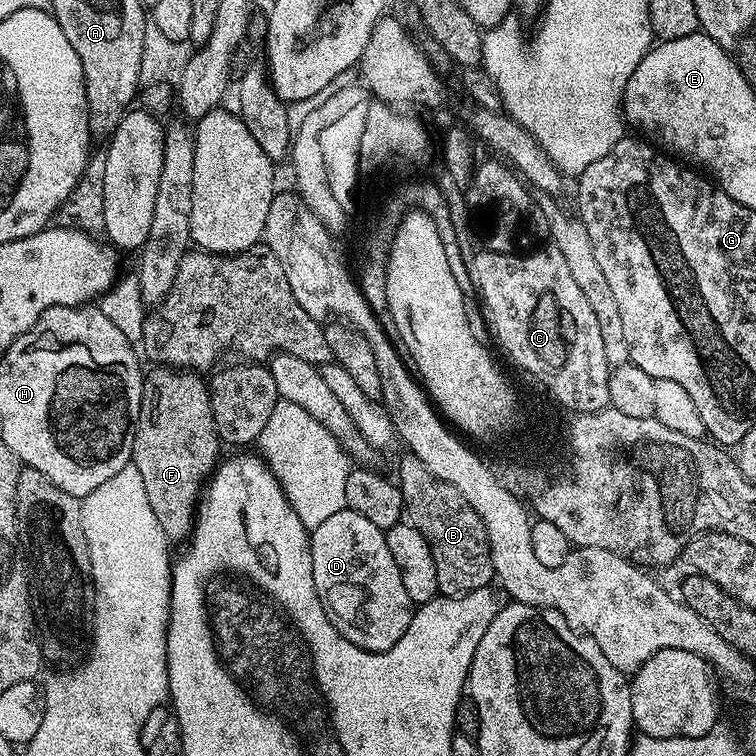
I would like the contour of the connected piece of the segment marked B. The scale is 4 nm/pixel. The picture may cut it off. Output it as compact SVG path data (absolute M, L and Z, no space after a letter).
M404 454L400 460L398 483L407 519L415 524L422 538L426 538L430 554L434 554L439 595L464 596L479 588L489 587L493 583L494 573L486 530L466 498L462 498L454 486L434 478L434 474L430 474L430 470L426 470L422 462L411 454Z

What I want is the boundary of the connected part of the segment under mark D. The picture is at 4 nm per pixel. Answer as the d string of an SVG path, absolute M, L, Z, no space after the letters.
M347 510L338 514L330 514L322 526L311 529L310 558L314 562L314 590L326 610L326 618L330 618L330 626L342 634L354 646L362 646L362 650L385 652L406 634L406 626L410 626L414 605L410 594L406 594L406 586L402 586L402 574L398 574L398 566L394 566L394 557L390 554L390 546L386 546L385 529L374 526L362 514Z

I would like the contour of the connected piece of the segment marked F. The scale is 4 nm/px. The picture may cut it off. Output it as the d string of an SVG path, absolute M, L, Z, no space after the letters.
M167 366L153 367L153 372L150 371L144 377L144 389L142 390L142 402L138 410L138 422L134 430L134 450L132 451L132 464L138 470L138 474L142 474L142 483L146 486L146 498L150 502L150 510L154 510L154 518L158 518L158 526L162 526L165 536L169 541L183 541L189 535L190 525L194 520L194 513L198 508L198 501L202 496L202 485L211 477L216 470L216 465L222 459L222 441L220 435L216 433L214 426L214 414L210 406L210 394L208 393L209 385L206 383L203 375L197 374L191 370L181 370L178 368L169 368Z

